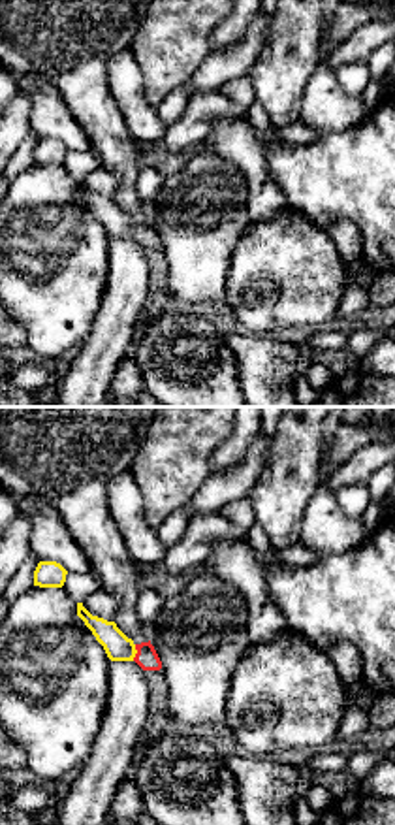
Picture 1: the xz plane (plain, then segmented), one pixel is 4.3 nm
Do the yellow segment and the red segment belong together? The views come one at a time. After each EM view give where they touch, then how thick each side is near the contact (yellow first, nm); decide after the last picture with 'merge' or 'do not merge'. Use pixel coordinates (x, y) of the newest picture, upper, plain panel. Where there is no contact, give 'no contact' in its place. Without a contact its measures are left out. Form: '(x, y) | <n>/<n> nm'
(136, 230) | 120/90 nm

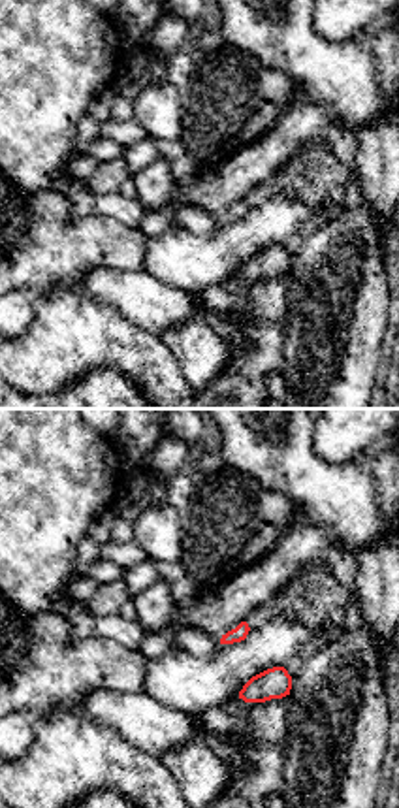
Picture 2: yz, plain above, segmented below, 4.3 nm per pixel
no contact

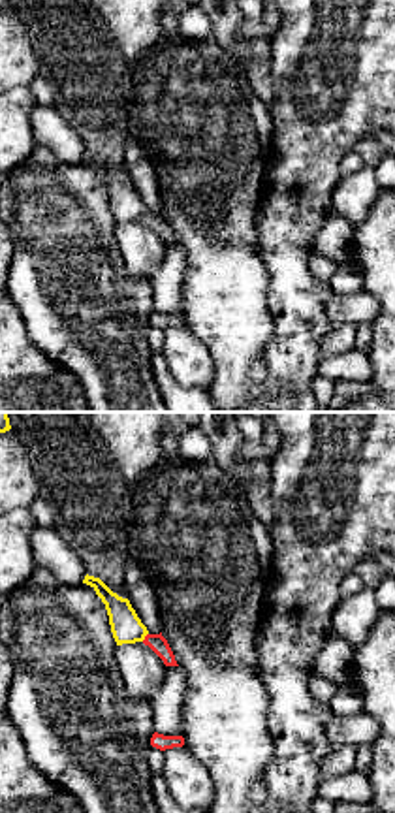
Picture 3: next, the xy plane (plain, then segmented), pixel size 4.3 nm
(145, 213) | 140/80 nm

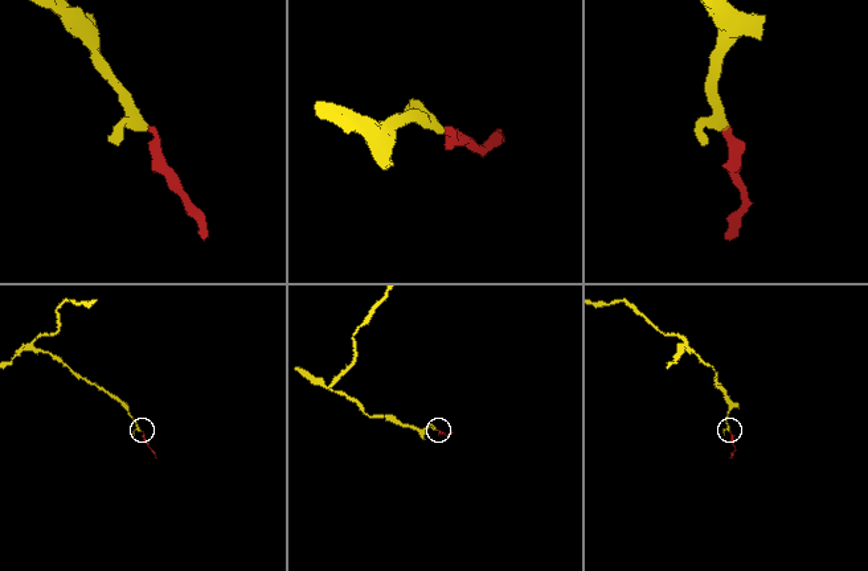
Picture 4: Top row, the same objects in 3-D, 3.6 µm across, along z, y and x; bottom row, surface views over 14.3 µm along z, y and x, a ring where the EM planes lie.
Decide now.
merge

